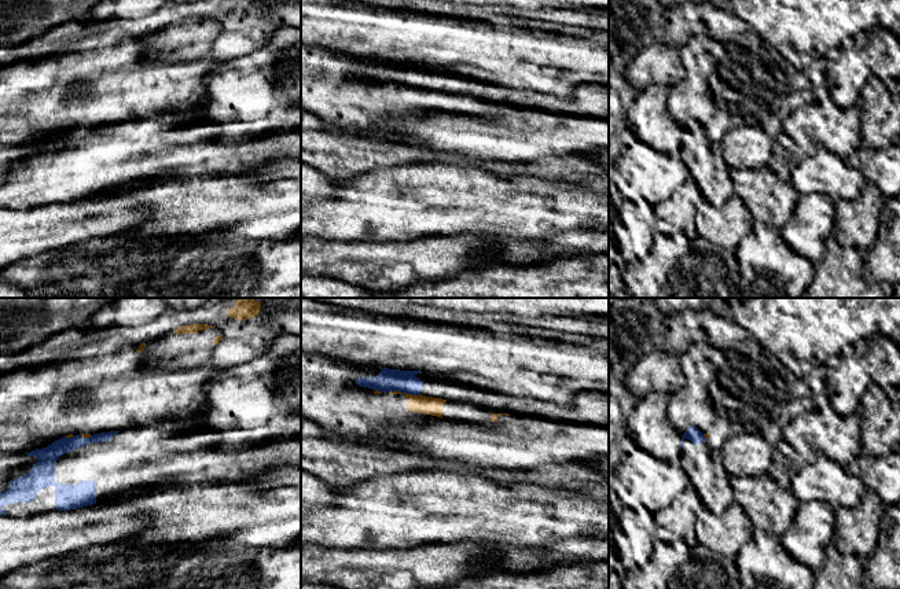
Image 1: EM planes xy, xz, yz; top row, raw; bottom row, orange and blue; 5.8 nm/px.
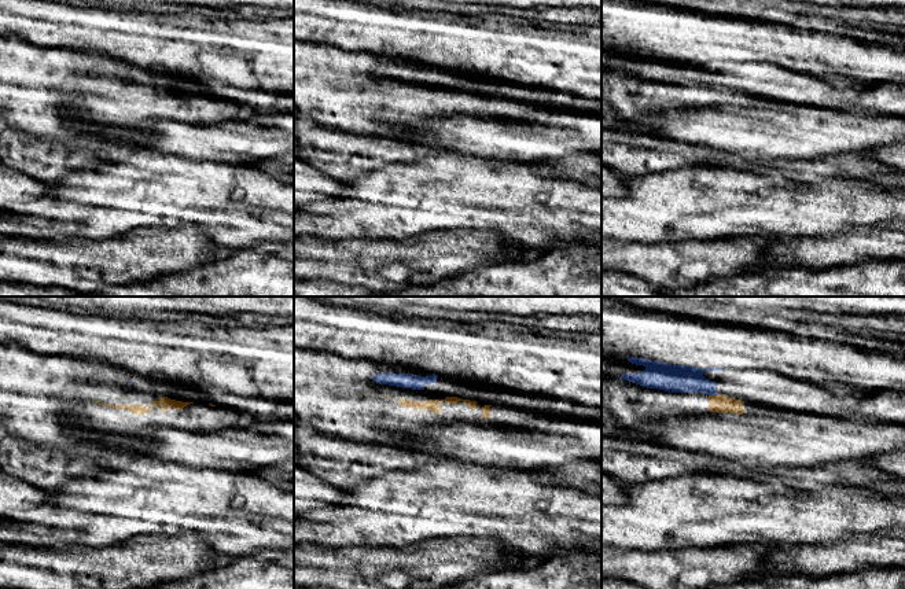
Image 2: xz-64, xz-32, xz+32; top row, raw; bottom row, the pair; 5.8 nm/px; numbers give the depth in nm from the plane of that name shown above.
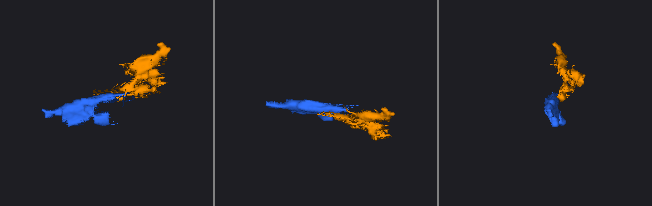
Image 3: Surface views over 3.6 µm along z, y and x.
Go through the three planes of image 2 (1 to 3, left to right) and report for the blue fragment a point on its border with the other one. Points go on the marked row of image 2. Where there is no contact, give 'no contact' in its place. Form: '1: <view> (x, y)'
1: no contact
2: no contact
3: xz+32 (713, 396)

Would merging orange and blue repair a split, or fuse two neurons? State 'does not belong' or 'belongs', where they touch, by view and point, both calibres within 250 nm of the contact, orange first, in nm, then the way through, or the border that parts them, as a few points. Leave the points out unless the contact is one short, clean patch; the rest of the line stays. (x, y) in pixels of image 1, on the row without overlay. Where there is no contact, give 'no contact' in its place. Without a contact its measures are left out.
does not belong; contact xz (404, 85); calibres 110 and 130 nm; border xz (388, 84), (419, 87)

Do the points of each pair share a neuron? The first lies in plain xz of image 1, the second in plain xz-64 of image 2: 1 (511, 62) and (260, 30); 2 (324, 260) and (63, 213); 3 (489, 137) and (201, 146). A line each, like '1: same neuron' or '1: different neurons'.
1: same neuron
2: different neurons
3: same neuron

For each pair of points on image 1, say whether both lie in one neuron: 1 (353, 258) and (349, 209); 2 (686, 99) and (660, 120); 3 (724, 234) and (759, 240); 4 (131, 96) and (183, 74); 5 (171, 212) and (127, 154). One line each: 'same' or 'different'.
1: different
2: different
3: different
4: same
5: different

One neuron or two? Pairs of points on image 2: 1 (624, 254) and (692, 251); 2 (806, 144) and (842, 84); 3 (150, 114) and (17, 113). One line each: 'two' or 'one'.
1: one
2: two
3: one

